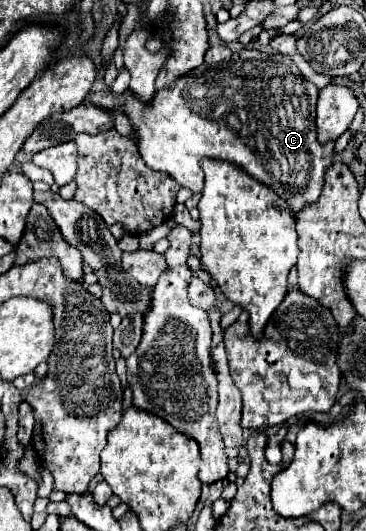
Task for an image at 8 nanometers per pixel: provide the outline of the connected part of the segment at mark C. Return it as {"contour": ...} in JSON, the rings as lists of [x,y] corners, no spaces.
{"contour":[[[245,49],[245,59],[233,55],[229,63],[219,63],[213,69],[201,65],[193,73],[177,79],[173,89],[157,91],[149,107],[137,101],[133,95],[127,95],[125,111],[131,125],[135,127],[139,153],[147,167],[151,167],[153,171],[167,173],[181,187],[187,187],[193,193],[201,193],[201,159],[209,157],[229,161],[259,183],[271,187],[289,203],[293,215],[297,215],[307,205],[317,203],[325,183],[325,169],[333,163],[333,143],[319,145],[313,125],[317,93],[319,89],[301,75],[291,57],[269,57],[261,51]]]}

